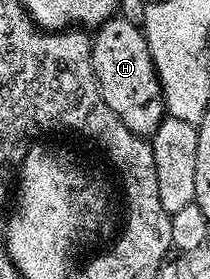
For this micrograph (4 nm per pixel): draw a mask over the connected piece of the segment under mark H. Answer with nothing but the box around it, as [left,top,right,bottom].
[90,18,167,137]

